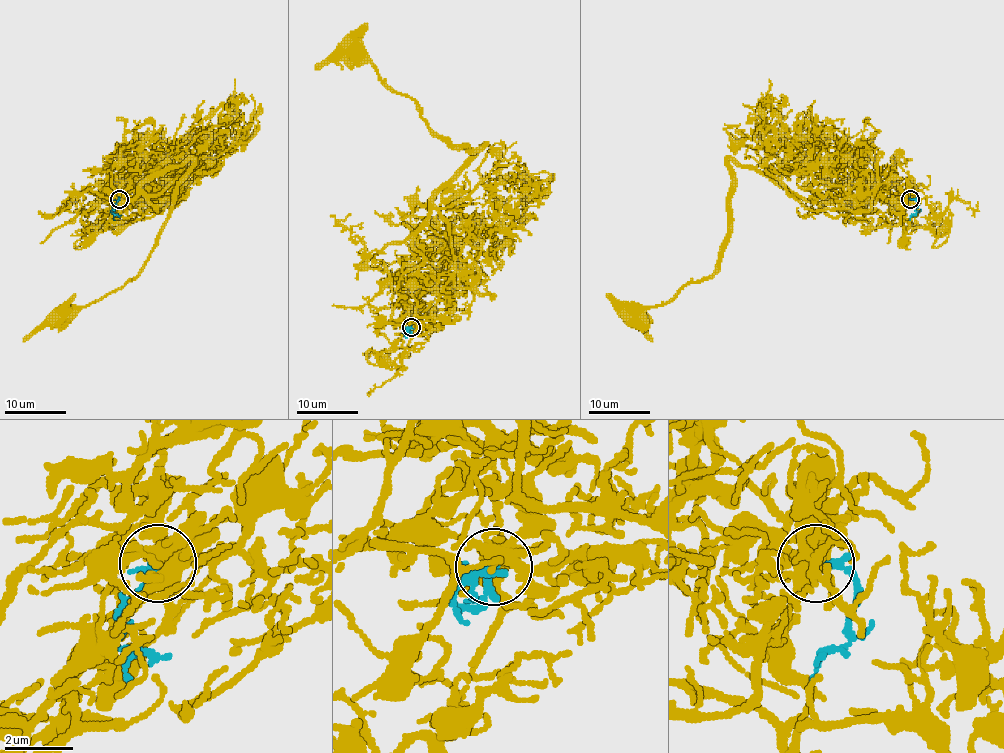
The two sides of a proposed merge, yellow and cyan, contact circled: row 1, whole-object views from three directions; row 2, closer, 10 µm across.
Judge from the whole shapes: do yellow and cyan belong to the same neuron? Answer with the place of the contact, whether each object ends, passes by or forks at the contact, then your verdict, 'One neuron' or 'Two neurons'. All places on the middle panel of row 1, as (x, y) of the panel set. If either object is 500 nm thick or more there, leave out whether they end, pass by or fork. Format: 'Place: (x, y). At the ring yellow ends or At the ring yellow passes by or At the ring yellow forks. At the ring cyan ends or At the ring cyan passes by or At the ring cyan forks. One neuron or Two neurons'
Place: (411, 327). At the ring yellow forks. At the ring cyan ends. One neuron

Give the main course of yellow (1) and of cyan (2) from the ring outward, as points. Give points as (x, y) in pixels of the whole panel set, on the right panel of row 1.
1: (910, 198), (885, 197), (847, 174), (821, 201), (806, 200), (730, 158), (730, 224), (715, 270), (632, 320)
2: (910, 198), (918, 203), (916, 212), (911, 215)

